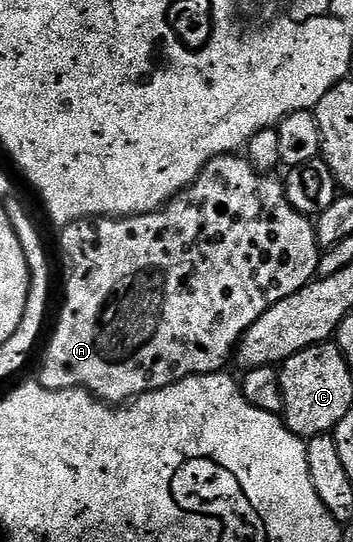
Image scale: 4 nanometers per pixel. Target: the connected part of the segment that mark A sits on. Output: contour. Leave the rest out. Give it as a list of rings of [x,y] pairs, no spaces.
[[[241,153],[221,154],[202,169],[191,186],[181,190],[161,210],[153,210],[150,214],[132,214],[129,218],[83,220],[61,227],[62,250],[70,261],[70,275],[66,278],[66,303],[62,306],[62,315],[46,346],[46,359],[42,362],[40,375],[42,386],[49,390],[87,390],[107,404],[125,404],[150,390],[168,388],[180,380],[191,378],[193,374],[219,373],[229,358],[231,361],[239,340],[246,335],[248,328],[252,328],[252,324],[256,324],[256,320],[260,320],[268,308],[315,281],[318,274],[320,247],[314,235],[314,222],[288,204],[283,179],[274,177],[257,170]]]

